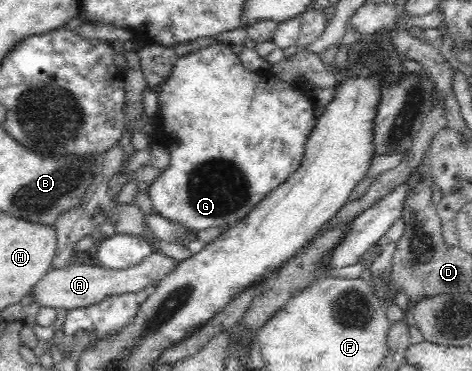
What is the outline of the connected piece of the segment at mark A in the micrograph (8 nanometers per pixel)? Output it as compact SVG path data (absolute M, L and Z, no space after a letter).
M160 252L151 253L141 263L123 270L111 270L84 264L71 264L52 270L43 276L29 293L41 307L53 309L65 308L67 311L81 307L96 306L106 298L124 294L141 294L148 292L165 276L172 273L178 261Z

